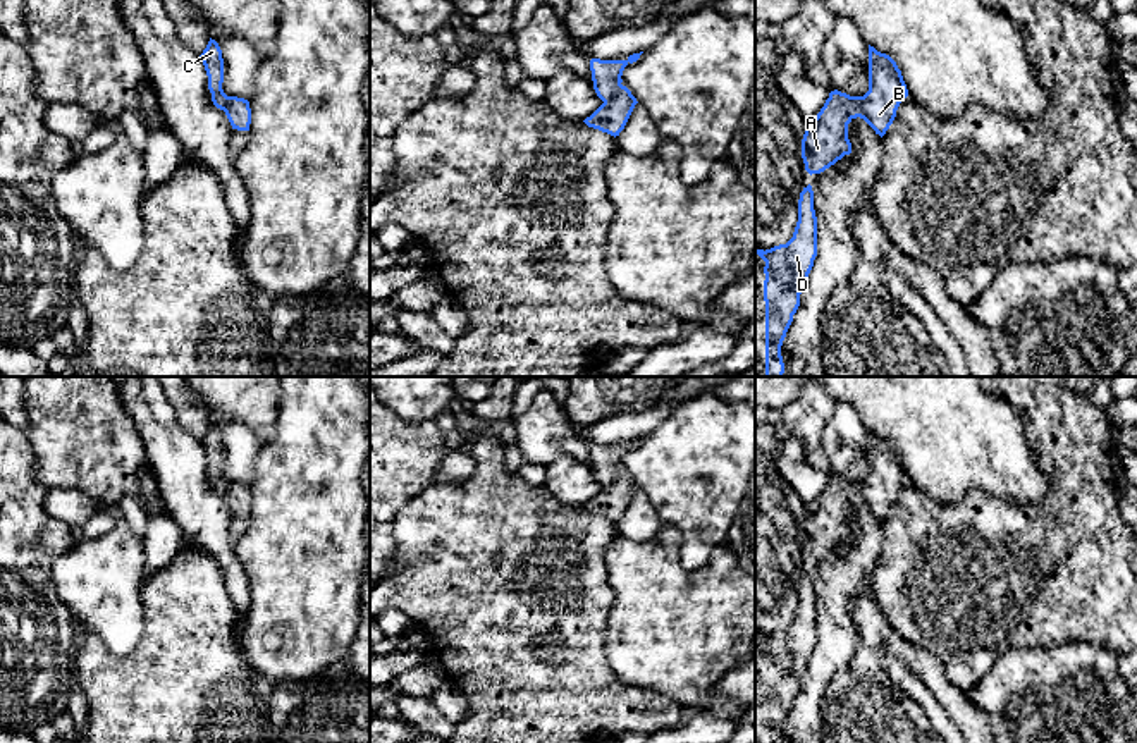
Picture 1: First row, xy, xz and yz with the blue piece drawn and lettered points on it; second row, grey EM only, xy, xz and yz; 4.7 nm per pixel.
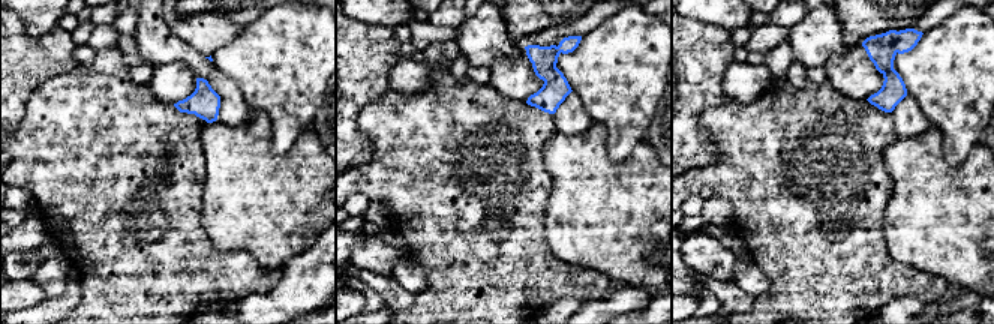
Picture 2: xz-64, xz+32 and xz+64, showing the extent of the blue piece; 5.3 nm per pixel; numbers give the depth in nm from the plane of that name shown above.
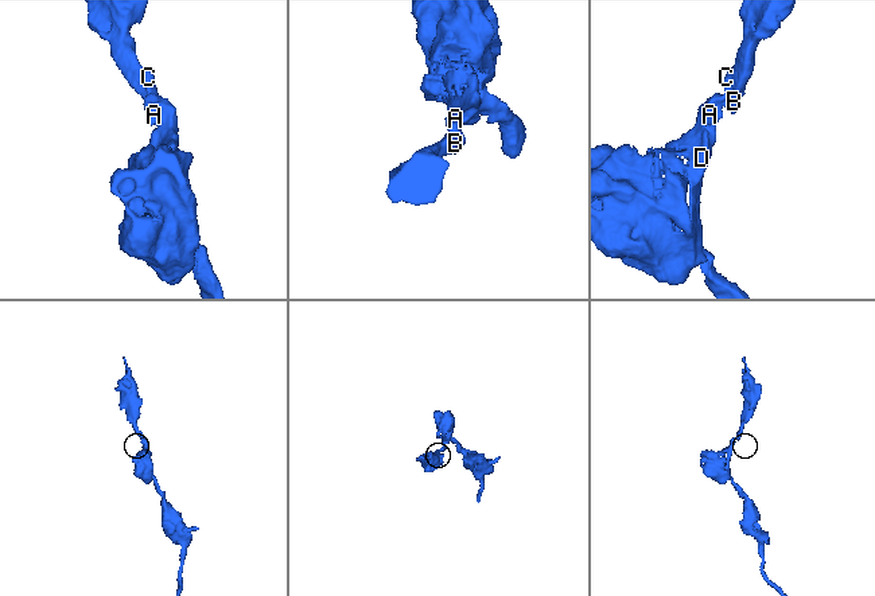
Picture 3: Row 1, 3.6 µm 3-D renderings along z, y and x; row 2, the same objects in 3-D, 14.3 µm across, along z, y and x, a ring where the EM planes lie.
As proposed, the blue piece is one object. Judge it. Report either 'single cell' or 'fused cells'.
single cell

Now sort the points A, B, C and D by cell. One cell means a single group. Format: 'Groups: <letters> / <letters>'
Groups: A B C D

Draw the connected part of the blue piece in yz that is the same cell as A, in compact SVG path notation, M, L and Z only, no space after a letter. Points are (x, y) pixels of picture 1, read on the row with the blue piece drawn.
M869 45L869 91L864 96L850 96L834 89L815 117L805 117L805 170L810 175L820 174L851 153L848 124L857 117L882 138L907 96L908 89L896 62Z

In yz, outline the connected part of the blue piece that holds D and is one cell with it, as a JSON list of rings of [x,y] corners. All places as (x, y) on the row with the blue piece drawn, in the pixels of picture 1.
[[[810,184],[800,193],[793,237],[786,244],[755,253],[765,261],[765,377],[783,377],[781,346],[817,256],[817,217]]]

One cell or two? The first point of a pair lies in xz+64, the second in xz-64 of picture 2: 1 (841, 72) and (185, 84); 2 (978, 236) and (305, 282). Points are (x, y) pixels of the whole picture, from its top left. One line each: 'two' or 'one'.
1: one
2: two

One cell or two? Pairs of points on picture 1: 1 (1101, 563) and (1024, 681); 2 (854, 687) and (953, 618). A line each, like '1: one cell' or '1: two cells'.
1: two cells
2: two cells

